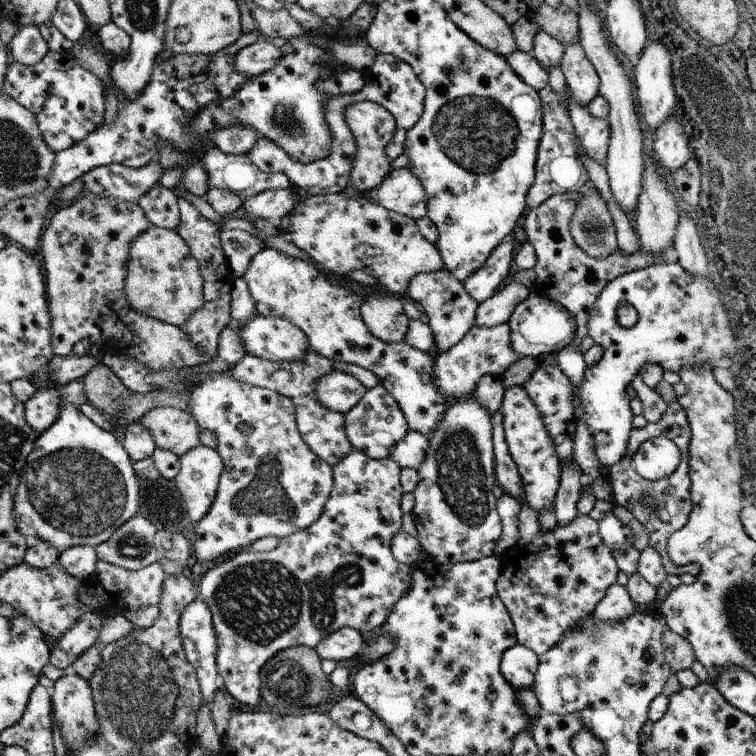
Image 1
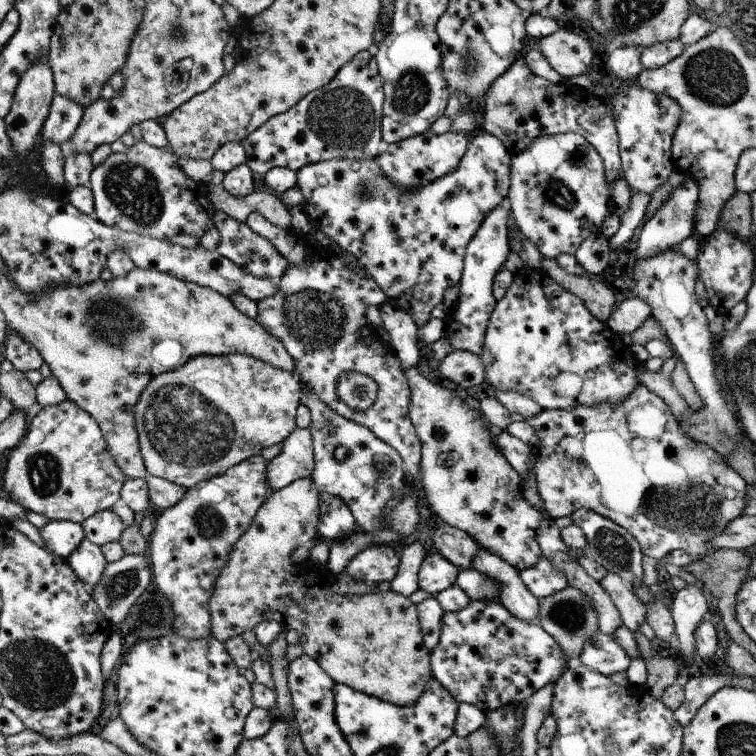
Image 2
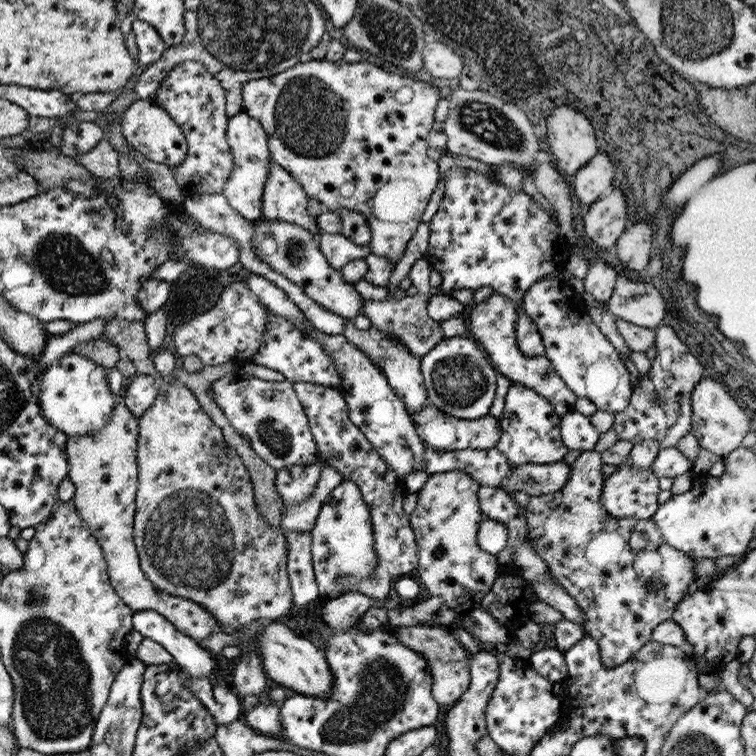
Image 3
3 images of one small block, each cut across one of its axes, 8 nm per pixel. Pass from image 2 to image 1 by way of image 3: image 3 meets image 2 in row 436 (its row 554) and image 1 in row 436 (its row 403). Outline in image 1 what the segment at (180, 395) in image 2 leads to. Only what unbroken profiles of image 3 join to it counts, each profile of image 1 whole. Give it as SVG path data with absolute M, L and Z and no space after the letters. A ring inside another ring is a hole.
M153 408L139 422L155 436L155 448L171 450L179 458L199 446L199 424L179 408Z

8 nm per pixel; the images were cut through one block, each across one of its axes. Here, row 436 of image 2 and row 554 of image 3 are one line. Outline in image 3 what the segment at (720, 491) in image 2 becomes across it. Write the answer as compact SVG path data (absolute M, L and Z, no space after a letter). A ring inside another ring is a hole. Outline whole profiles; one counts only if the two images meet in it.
M581 452L581 456L571 464L571 476L567 480L567 484L559 490L559 492L551 492L551 494L545 494L545 496L533 496L529 502L527 502L527 508L523 510L525 512L525 520L527 520L527 544L531 546L531 550L535 550L543 560L545 560L545 566L551 570L551 576L553 580L565 588L567 594L571 594L571 598L575 598L575 604L579 608L579 612L583 612L583 632L585 636L593 638L595 644L599 646L601 650L601 660L603 660L603 666L605 668L617 668L621 664L627 664L627 660L631 660L631 656L635 656L635 652L639 652L639 648L643 648L645 644L651 642L651 632L655 632L655 628L659 628L659 624L667 622L667 620L673 620L675 616L675 608L679 608L679 602L687 596L687 588L689 584L693 582L693 578L697 578L695 574L695 558L689 556L689 554L683 554L679 552L677 548L669 546L663 538L663 534L659 532L659 528L655 526L653 520L637 520L637 518L613 518L601 504L601 494L603 494L603 484L607 480L607 476L603 476L601 472L601 456L599 452Z

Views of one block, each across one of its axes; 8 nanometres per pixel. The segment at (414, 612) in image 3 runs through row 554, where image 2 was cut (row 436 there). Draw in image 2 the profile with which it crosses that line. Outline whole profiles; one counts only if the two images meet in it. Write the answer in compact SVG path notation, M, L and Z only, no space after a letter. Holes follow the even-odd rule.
M409 368L405 370L405 374L411 388L409 418L421 442L419 482L423 484L421 490L425 492L425 498L429 502L431 516L437 516L437 520L445 526L467 532L481 546L481 550L503 558L503 562L513 566L517 572L533 568L543 556L541 546L537 542L537 532L543 522L543 514L527 504L523 496L523 478L501 454L495 444L495 438L491 438L489 422L481 414L481 402L457 390L453 392L441 388L439 384L425 378L417 368Z

